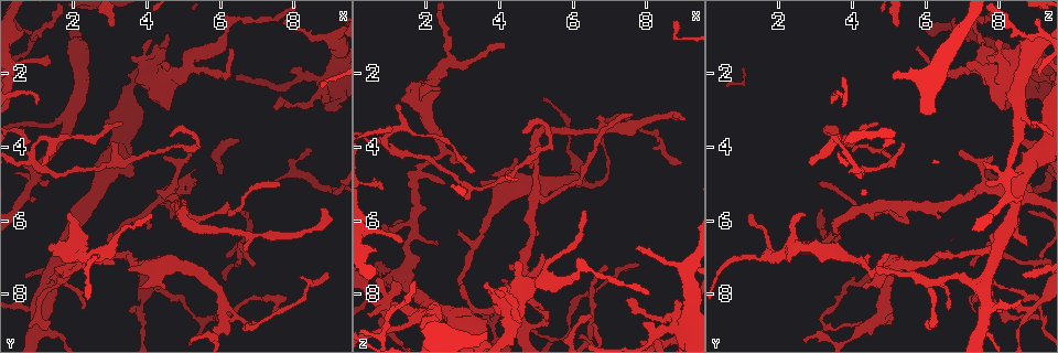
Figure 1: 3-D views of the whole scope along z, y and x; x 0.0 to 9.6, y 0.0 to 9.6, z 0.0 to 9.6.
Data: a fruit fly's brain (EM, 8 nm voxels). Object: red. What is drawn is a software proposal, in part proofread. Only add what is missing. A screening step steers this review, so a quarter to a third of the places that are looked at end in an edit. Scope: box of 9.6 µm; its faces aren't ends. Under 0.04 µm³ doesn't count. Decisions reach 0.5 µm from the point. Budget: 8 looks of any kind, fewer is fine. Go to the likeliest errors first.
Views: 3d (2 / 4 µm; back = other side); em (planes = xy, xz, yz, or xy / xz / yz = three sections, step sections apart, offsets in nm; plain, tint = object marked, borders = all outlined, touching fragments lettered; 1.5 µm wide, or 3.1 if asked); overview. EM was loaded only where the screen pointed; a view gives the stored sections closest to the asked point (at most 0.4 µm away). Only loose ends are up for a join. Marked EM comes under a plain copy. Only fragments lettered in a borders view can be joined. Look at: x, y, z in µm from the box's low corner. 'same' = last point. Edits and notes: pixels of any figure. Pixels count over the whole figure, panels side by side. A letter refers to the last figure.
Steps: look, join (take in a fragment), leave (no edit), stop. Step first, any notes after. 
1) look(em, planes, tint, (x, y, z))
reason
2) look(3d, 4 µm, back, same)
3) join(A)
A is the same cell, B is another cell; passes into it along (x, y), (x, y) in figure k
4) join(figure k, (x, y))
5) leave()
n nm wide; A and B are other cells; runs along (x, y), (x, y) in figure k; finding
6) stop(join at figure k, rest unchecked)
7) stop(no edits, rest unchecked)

look(3d, 2 µm, (1.80, 5.80, 2.65))
branch stops here

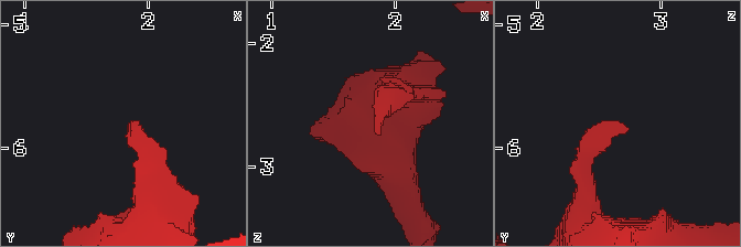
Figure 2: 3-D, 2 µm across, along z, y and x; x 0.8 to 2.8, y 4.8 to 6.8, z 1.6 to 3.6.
look(em, planes, borders, (1.84, 5.84, 2.72))

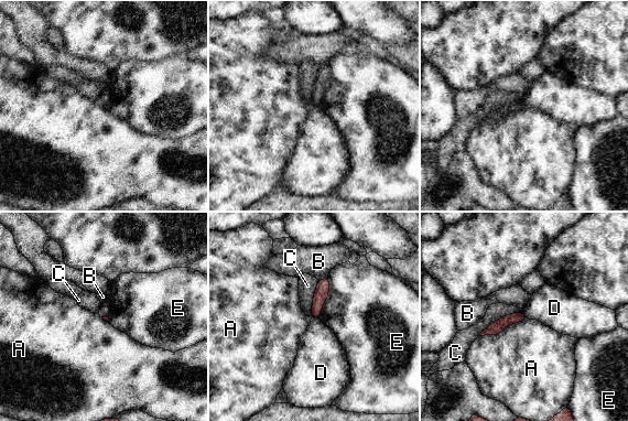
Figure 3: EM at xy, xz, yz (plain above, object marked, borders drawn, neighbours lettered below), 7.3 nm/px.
leave()
A touches over 380 nm; A, B, C, D and E are other cells; no lettered fragment goes on from it

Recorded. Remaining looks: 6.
look(em, xy, step 8, borders, (3.30, 3.30, 4.70))
thin end

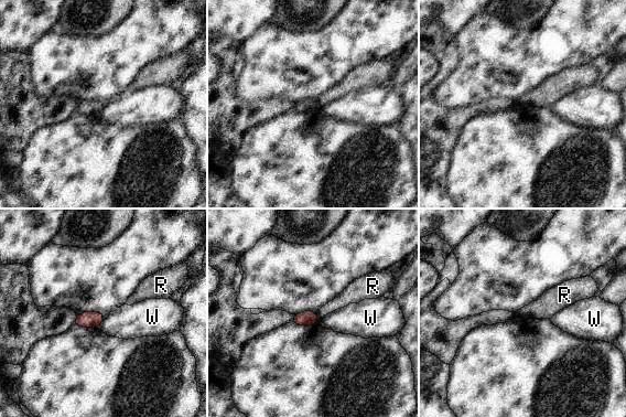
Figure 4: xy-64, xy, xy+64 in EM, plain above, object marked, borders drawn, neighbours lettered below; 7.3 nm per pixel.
leave()
R and W are other cells; border along (315, 312), (319, 318) in figure 4; no lettered fragment goes on from it

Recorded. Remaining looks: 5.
look(em, planes, borders, (4.55, 7.80, 4.30))
free end

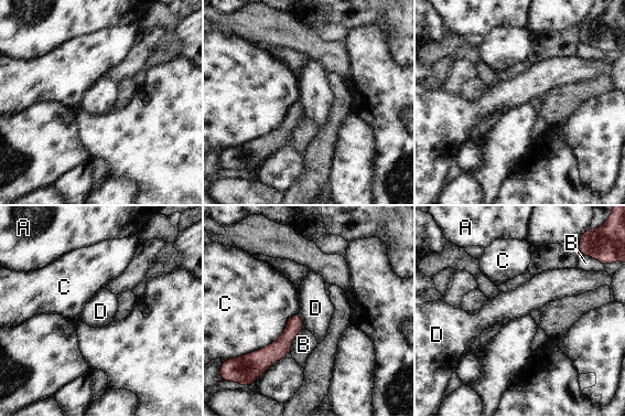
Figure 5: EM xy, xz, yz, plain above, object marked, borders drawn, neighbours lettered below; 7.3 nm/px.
leave()
A, B, C and D are other cells; no lettered fragment goes on from it

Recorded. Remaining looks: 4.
look(em, planes, borders, (8.95, 7.35, 4.40))
tapers out

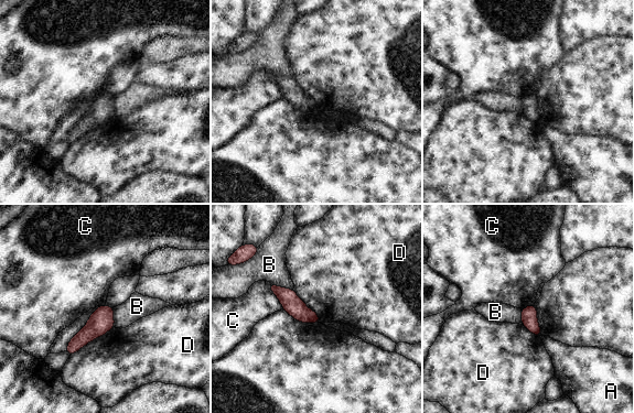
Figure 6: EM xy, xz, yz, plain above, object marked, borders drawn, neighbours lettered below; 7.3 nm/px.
leave()
A, B, C and D are other cells; border along (268, 284), (268, 287), (283, 308) in figure 6; no lettered fragment goes on from it

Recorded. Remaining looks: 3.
stop(no edits, rest unchecked)

